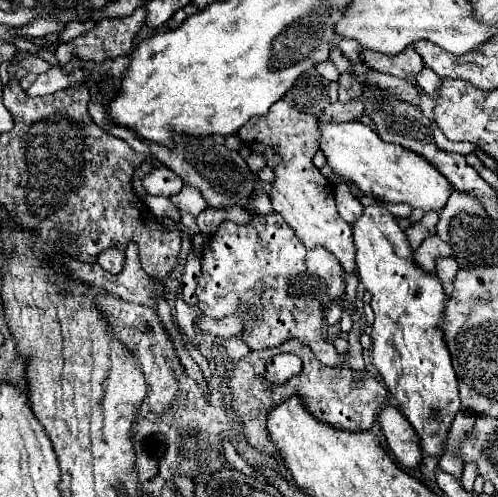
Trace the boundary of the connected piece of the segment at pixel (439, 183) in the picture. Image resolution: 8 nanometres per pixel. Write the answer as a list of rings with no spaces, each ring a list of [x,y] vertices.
[[[317,122],[319,124],[319,150],[325,156],[325,164],[341,176],[345,182],[355,184],[365,194],[381,202],[405,202],[425,212],[441,210],[451,194],[447,178],[433,168],[419,154],[405,150],[399,144],[383,142],[373,128],[363,122]]]

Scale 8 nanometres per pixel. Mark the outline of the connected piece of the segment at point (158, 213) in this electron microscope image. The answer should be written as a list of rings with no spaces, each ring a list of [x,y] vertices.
[[[146,195],[145,205],[153,212],[157,218],[179,218],[179,212],[173,208],[172,202],[167,197]]]

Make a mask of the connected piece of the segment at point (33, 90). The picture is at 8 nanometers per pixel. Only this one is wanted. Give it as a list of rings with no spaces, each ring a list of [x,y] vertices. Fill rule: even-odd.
[[[53,66],[53,70],[49,70],[47,74],[39,74],[37,80],[29,86],[27,94],[29,96],[45,96],[45,94],[53,94],[57,90],[65,90],[69,86],[81,84],[87,80],[87,72],[85,70],[75,70],[71,76],[63,74],[61,68]]]

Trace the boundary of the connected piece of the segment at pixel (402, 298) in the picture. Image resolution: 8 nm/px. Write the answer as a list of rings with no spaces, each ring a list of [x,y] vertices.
[[[381,204],[365,206],[351,228],[357,248],[357,276],[373,296],[373,364],[391,396],[401,404],[403,416],[417,430],[421,448],[431,456],[441,456],[451,422],[461,410],[457,376],[451,366],[443,330],[439,328],[445,314],[443,286],[435,274],[415,264],[415,250],[405,230],[399,228],[397,218]]]

